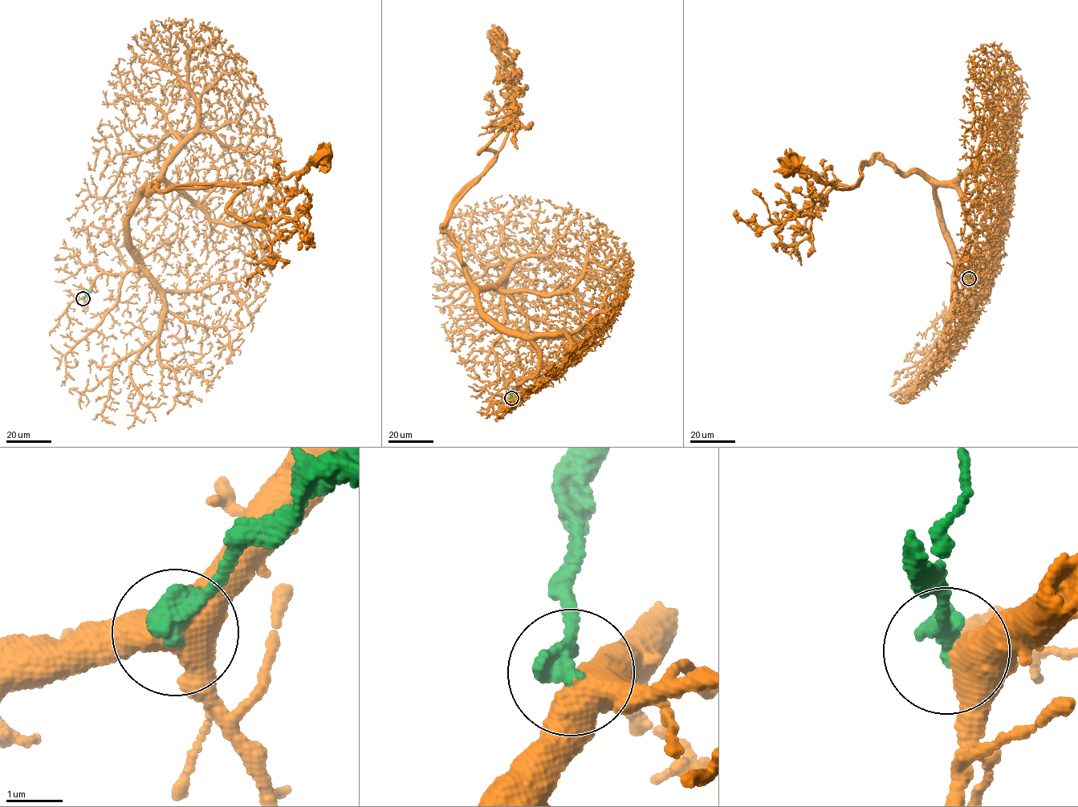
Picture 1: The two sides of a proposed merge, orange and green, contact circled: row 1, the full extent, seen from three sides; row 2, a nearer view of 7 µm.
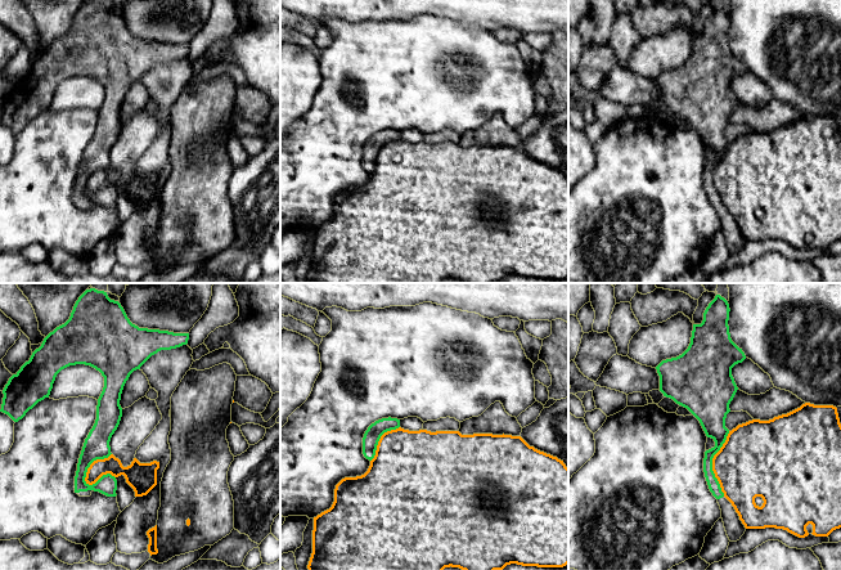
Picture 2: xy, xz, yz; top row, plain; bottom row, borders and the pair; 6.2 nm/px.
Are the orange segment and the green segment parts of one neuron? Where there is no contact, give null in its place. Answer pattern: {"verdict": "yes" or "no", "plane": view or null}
{"verdict": "no", "plane": "xy"}

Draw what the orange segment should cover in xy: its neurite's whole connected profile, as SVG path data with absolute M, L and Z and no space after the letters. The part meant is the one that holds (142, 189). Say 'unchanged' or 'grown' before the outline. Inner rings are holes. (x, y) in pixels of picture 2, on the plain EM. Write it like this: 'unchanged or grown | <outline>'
unchanged | M111 166L108 170L94 172L87 180L85 193L95 196L103 187L114 189L125 188L126 194L134 201L135 208L147 207L157 197L157 181L159 174L140 175L136 170L130 178L123 179L121 172Z

